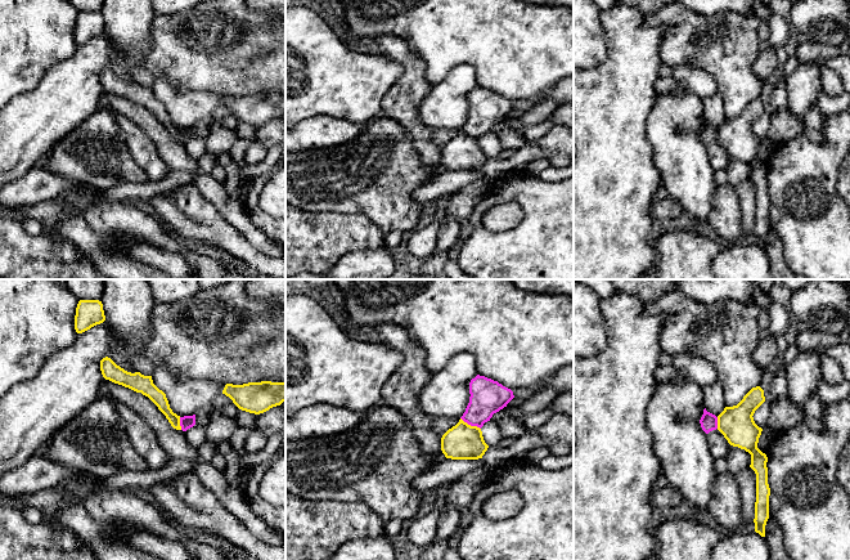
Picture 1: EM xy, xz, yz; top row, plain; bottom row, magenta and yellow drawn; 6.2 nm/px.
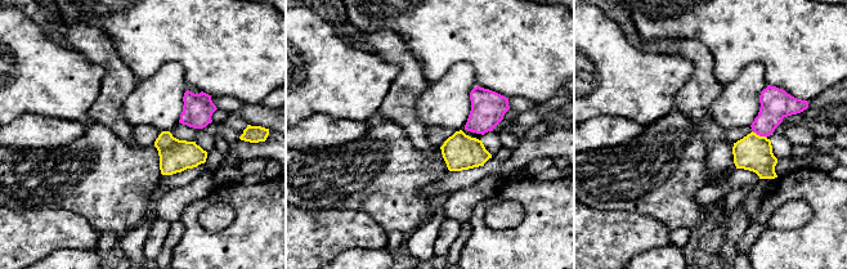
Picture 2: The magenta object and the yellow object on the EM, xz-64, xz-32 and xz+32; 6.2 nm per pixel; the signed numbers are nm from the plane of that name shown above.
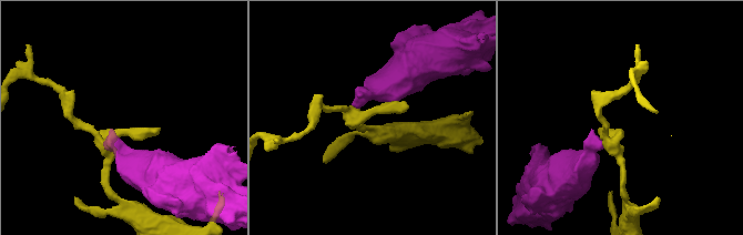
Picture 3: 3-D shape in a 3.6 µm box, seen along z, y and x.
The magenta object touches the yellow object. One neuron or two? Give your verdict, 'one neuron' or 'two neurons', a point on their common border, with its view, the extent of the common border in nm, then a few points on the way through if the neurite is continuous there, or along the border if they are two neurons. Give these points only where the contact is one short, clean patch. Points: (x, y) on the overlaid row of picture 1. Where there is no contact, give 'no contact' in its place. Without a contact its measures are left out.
two neurons; meets magenta in xz at (471, 425); contact 150 nm long; border along xz (461, 417), (480, 429)

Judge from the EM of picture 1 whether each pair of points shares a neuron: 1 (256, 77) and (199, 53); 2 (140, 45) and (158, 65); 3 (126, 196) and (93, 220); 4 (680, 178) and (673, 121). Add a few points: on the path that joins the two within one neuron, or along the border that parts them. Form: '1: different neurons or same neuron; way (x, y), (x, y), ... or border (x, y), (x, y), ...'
1: same neuron; way (242, 63), (232, 53), (214, 53)
2: different neurons; border (152, 45), (143, 66)
3: different neurons; border (103, 191), (103, 197), (107, 201), (133, 202)
4: same neuron; way (680, 164), (680, 155), (674, 135)

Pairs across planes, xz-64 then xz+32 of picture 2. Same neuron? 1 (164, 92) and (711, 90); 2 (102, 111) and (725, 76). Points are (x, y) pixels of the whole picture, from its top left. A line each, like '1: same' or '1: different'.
1: different
2: different

